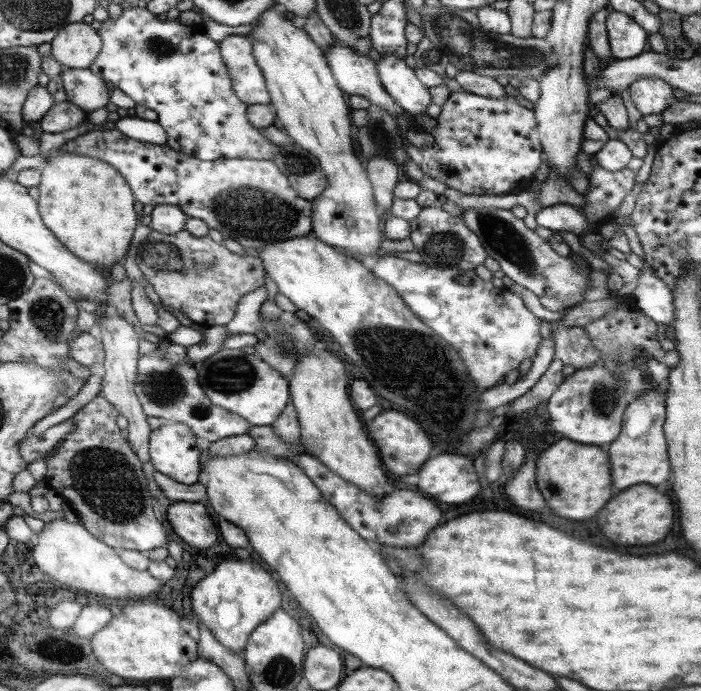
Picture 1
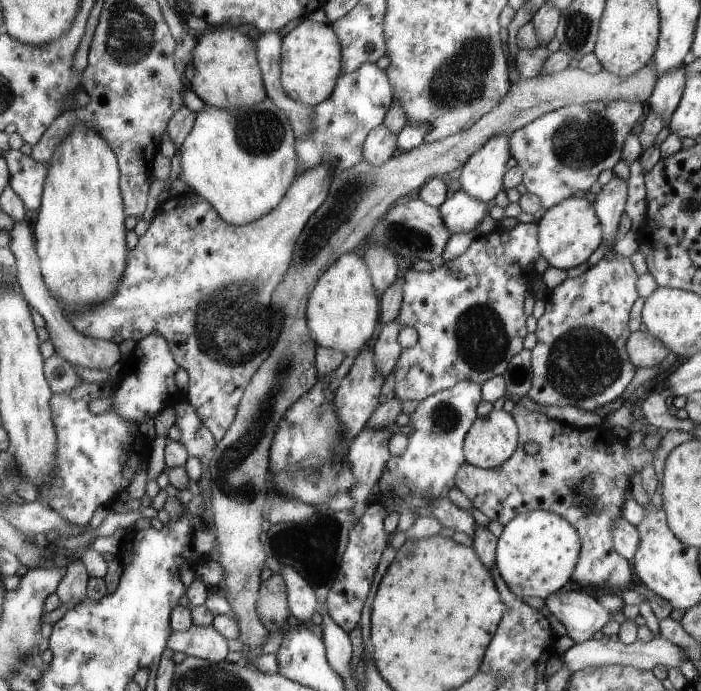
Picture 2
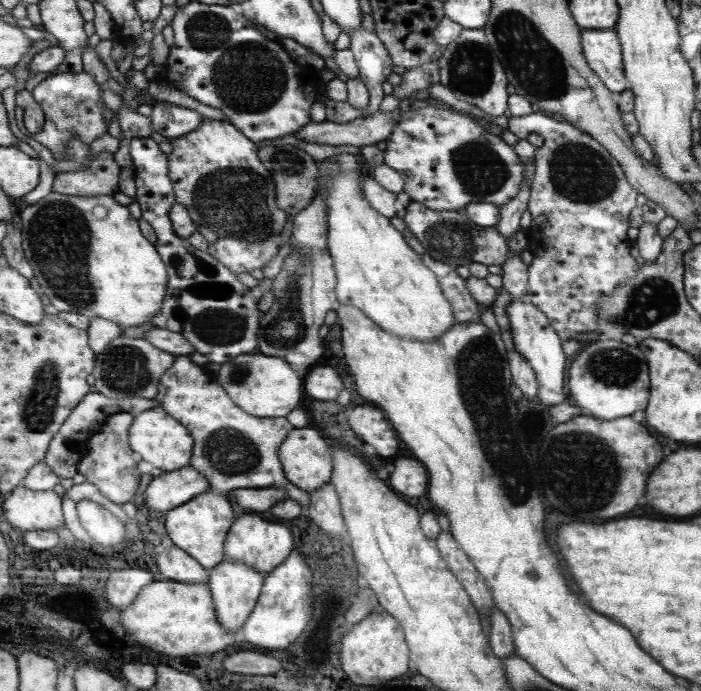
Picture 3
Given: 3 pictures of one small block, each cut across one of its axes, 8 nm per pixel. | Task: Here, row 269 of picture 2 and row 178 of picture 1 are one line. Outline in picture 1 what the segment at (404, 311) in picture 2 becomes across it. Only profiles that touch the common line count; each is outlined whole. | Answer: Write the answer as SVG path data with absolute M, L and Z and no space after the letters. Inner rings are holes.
M458 90L450 92L445 102L440 106L440 113L435 120L436 128L427 132L433 137L433 142L430 146L418 149L418 164L421 171L427 176L438 180L447 186L447 189L457 190L460 194L473 194L474 196L492 195L500 196L503 194L510 194L512 191L523 191L529 189L529 182L534 180L533 172L537 170L537 166L541 164L541 148L539 148L540 140L537 140L537 134L535 132L535 114L532 109L527 109L520 106L517 100L511 95L506 95L503 98L485 98L481 95L471 94L465 92L465 90Z

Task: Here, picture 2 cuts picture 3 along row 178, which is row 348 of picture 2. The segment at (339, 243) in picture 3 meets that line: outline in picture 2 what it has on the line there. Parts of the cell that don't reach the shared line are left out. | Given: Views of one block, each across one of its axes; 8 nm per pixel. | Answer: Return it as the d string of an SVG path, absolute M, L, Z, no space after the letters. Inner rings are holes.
M355 252L343 254L325 269L316 282L308 300L308 325L312 338L319 347L341 351L343 354L357 352L375 330L377 314L380 314L380 302L373 292L368 266L365 266Z

